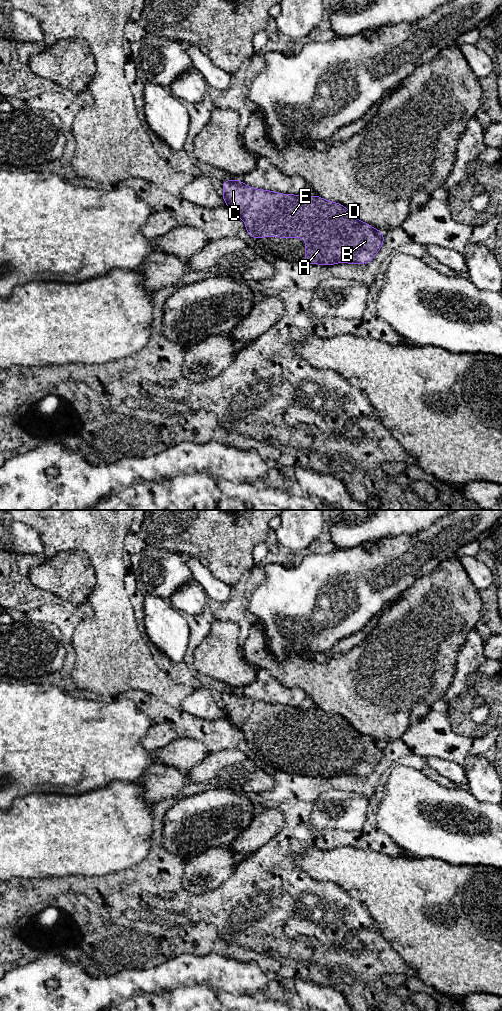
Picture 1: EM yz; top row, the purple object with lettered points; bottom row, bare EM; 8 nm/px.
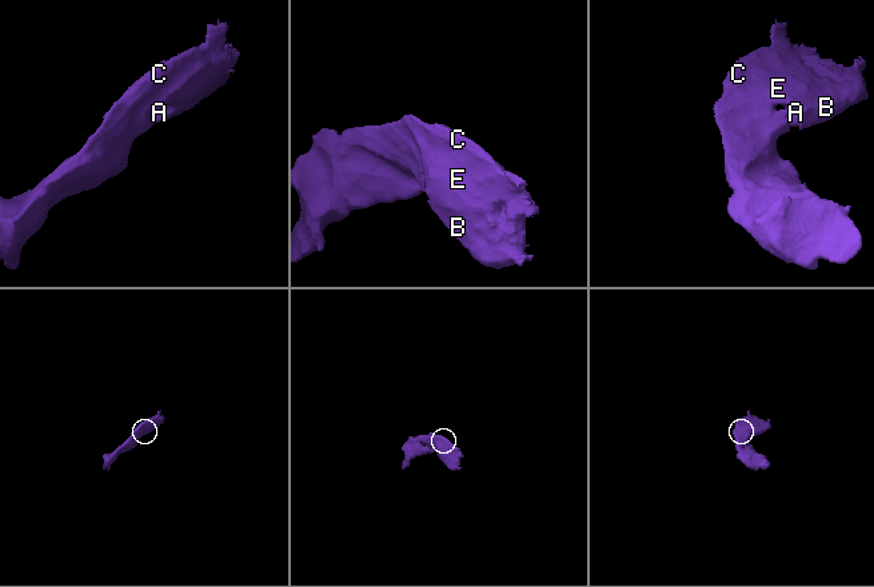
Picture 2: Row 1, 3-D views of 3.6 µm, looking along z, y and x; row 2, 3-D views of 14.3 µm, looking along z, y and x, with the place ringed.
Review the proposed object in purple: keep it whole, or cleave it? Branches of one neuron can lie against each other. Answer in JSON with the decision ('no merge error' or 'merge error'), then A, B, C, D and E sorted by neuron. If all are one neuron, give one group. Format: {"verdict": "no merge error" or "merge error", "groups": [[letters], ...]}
{"verdict": "no merge error", "groups": [["A", "B", "C", "D", "E"]]}

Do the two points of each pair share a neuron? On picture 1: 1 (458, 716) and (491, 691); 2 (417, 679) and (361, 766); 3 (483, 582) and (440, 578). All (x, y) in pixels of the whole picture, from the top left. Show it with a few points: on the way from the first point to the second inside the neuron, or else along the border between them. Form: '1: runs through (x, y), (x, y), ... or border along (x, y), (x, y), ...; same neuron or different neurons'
1: runs through (466, 708), (483, 696); same neuron
2: runs through (395, 701), (365, 731), (362, 744); same neuron
3: border along (459, 561), (478, 591); different neurons

